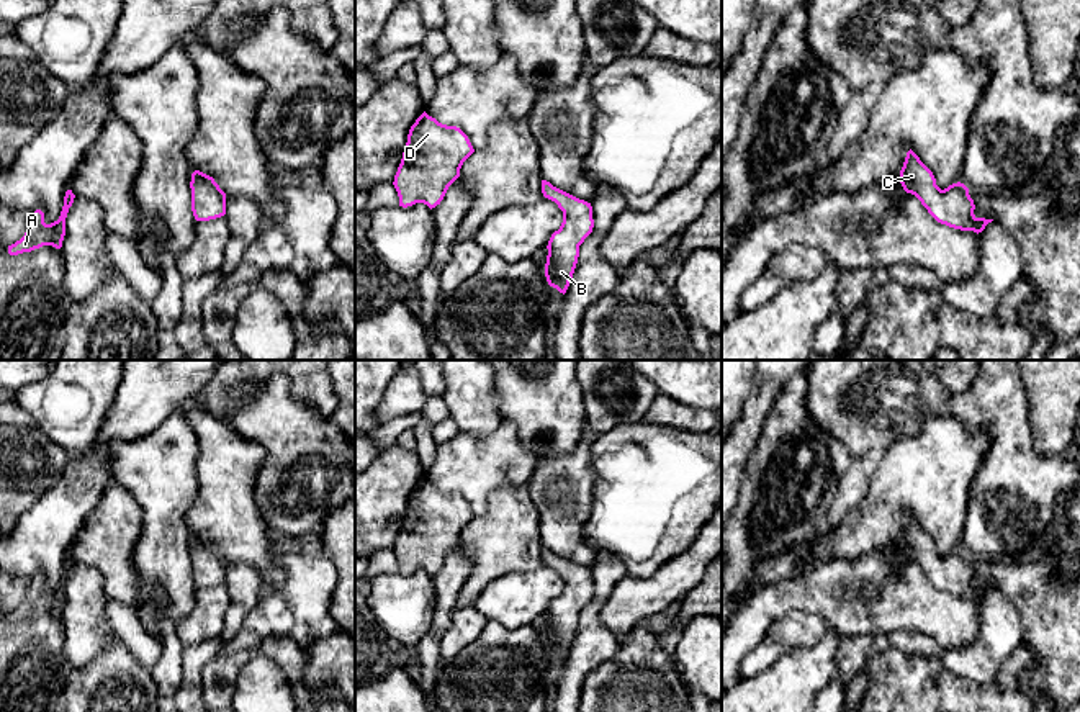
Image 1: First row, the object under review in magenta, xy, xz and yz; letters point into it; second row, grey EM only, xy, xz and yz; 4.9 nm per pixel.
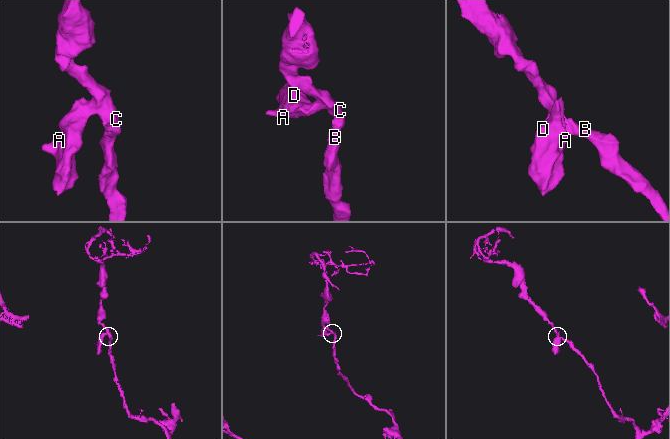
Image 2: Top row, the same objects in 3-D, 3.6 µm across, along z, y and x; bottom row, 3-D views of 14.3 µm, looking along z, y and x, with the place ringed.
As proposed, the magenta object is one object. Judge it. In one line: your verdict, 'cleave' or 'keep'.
keep

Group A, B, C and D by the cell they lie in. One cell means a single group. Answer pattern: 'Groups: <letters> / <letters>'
Groups: A B C D

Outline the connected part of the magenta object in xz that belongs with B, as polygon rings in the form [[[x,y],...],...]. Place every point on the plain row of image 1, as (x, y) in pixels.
[[[542,547],[542,560],[563,578],[563,589],[547,612],[545,643],[550,653],[565,661],[578,630],[579,612],[594,594],[592,573],[547,547]]]

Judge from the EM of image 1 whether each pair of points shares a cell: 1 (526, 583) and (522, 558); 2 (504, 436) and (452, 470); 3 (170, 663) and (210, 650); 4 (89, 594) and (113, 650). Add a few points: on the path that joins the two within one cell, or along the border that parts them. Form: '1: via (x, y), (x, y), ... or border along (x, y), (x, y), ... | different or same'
1: border along (542, 562), (530, 570), (504, 572), (488, 585) | different
2: via (491, 449), (475, 465), (465, 465) | same
3: border along (185, 647), (184, 676), (174, 694) | different
4: border along (115, 635), (95, 658), (80, 666) | different

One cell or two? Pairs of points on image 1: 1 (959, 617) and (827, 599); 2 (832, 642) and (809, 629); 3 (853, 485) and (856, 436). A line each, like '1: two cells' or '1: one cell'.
1: one cell
2: two cells
3: two cells

